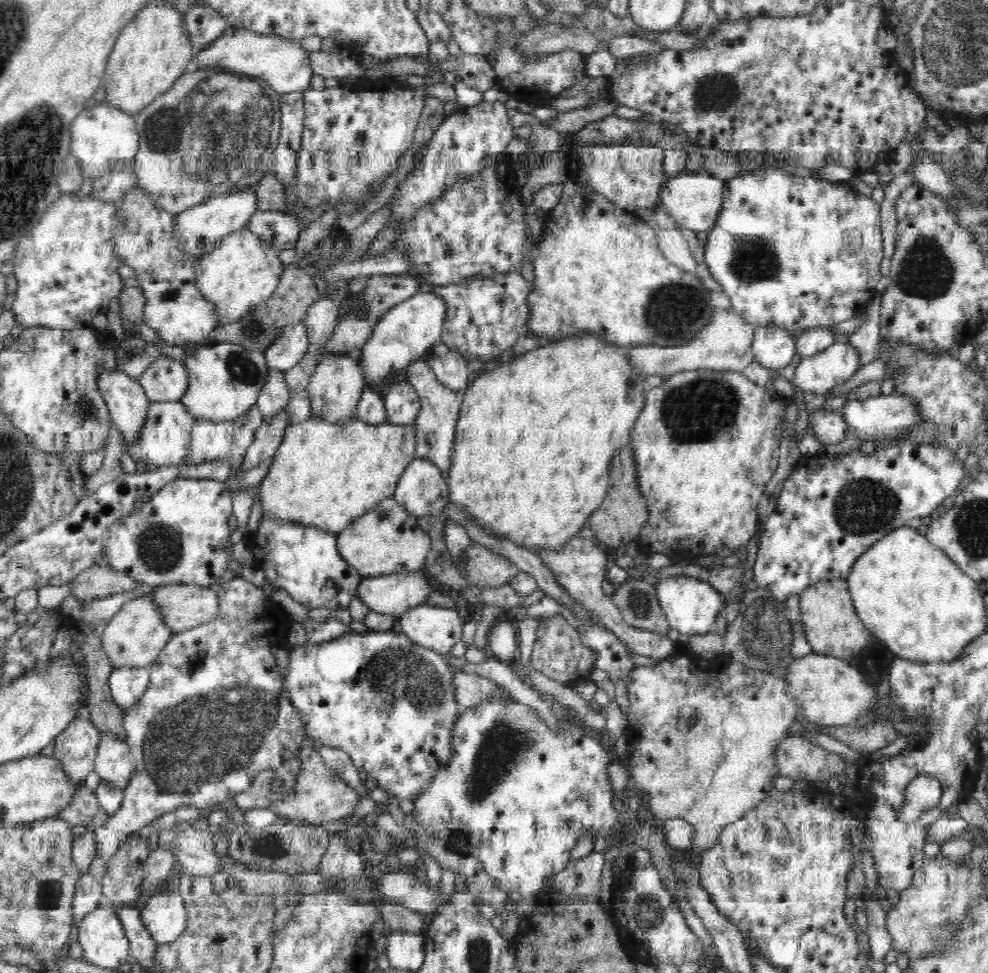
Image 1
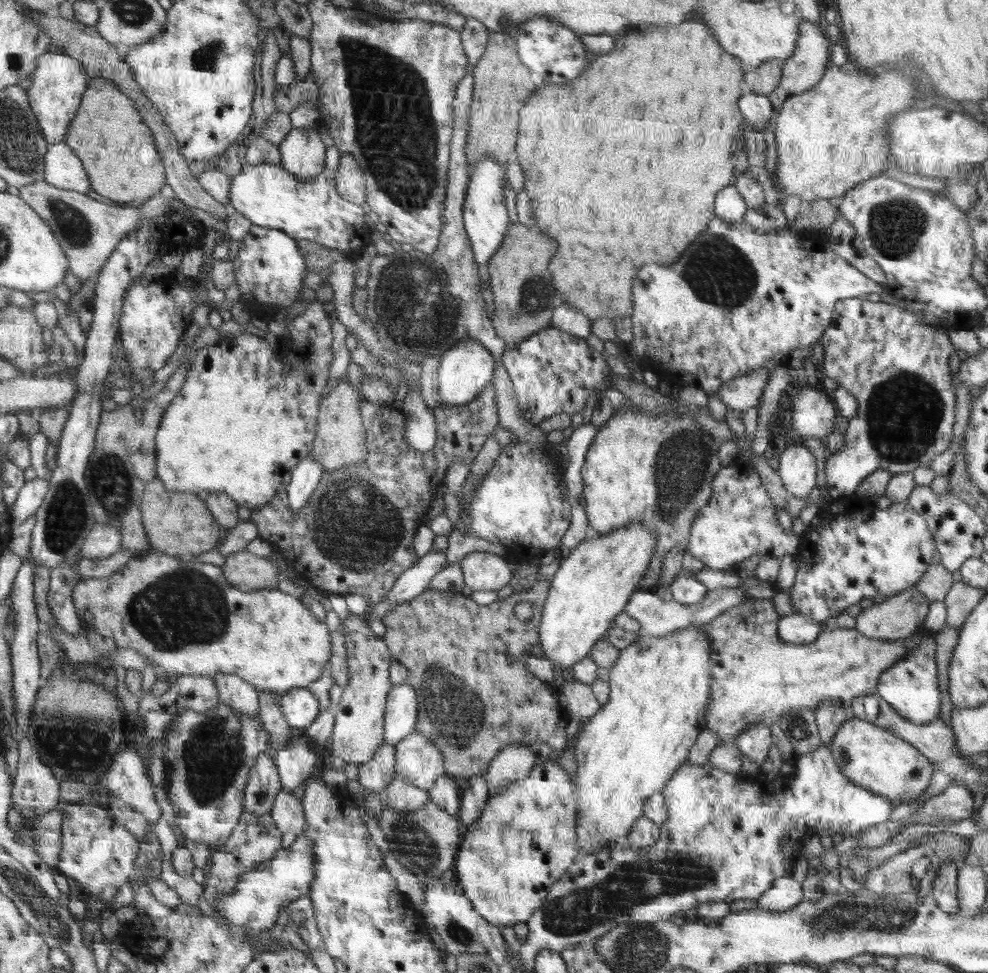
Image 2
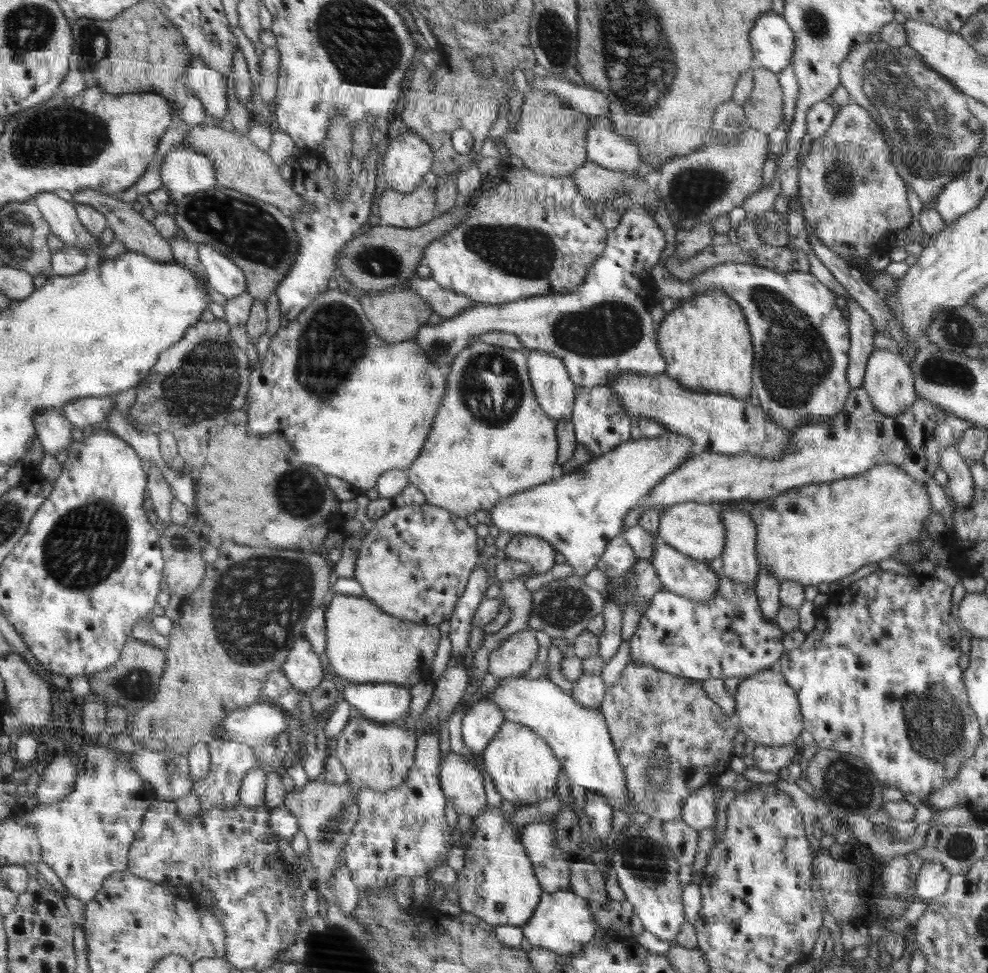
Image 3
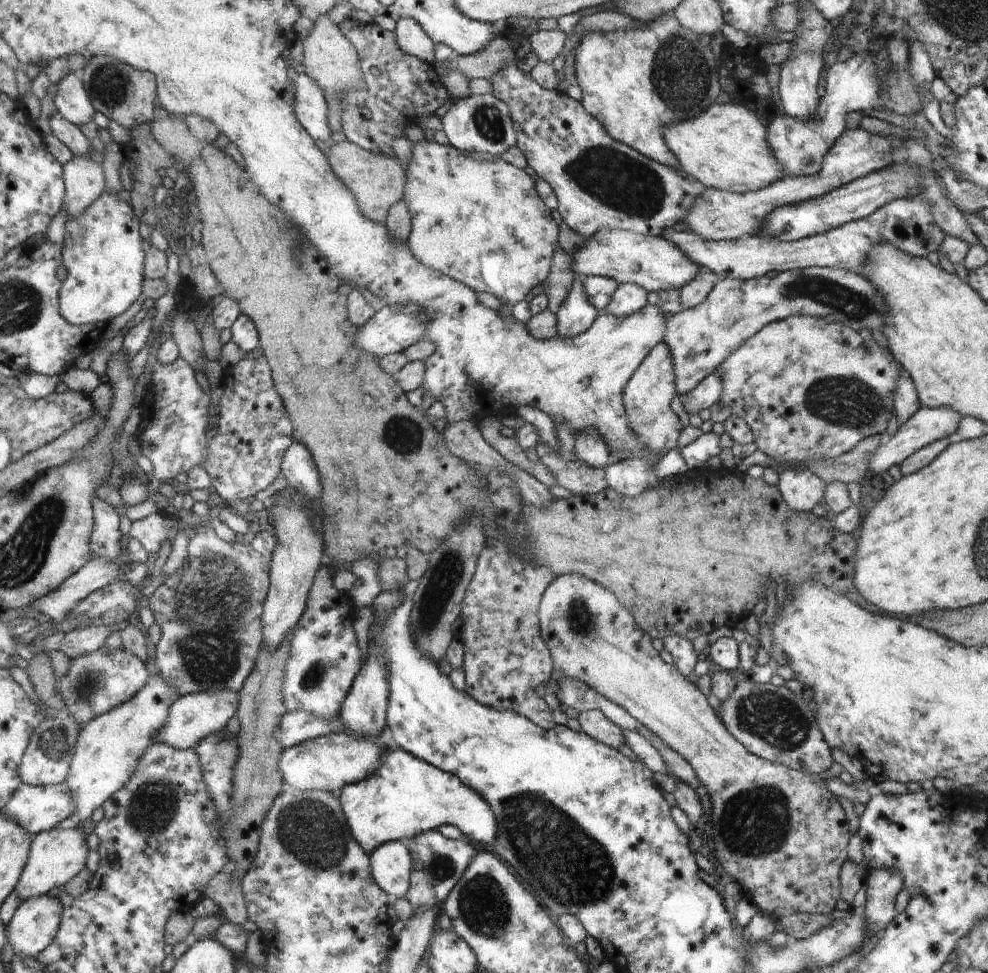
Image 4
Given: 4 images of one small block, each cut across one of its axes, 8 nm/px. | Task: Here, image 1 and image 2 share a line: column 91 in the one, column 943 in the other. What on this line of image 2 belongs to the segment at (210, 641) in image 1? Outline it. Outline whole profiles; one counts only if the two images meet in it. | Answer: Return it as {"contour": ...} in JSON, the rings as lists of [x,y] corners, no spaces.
{"contour":[[[944,862],[944,865],[938,868],[938,873],[933,880],[933,890],[930,894],[943,912],[959,914],[957,878],[958,868],[956,868],[956,864]]]}

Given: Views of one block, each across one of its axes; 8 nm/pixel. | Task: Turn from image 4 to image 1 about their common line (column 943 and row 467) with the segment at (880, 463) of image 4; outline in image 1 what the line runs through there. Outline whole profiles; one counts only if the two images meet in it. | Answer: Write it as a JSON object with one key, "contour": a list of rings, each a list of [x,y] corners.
{"contour":[[[416,457],[415,460],[410,462],[396,487],[393,497],[412,516],[442,515],[443,508],[449,503],[448,481],[446,481],[438,466],[424,458]]]}

